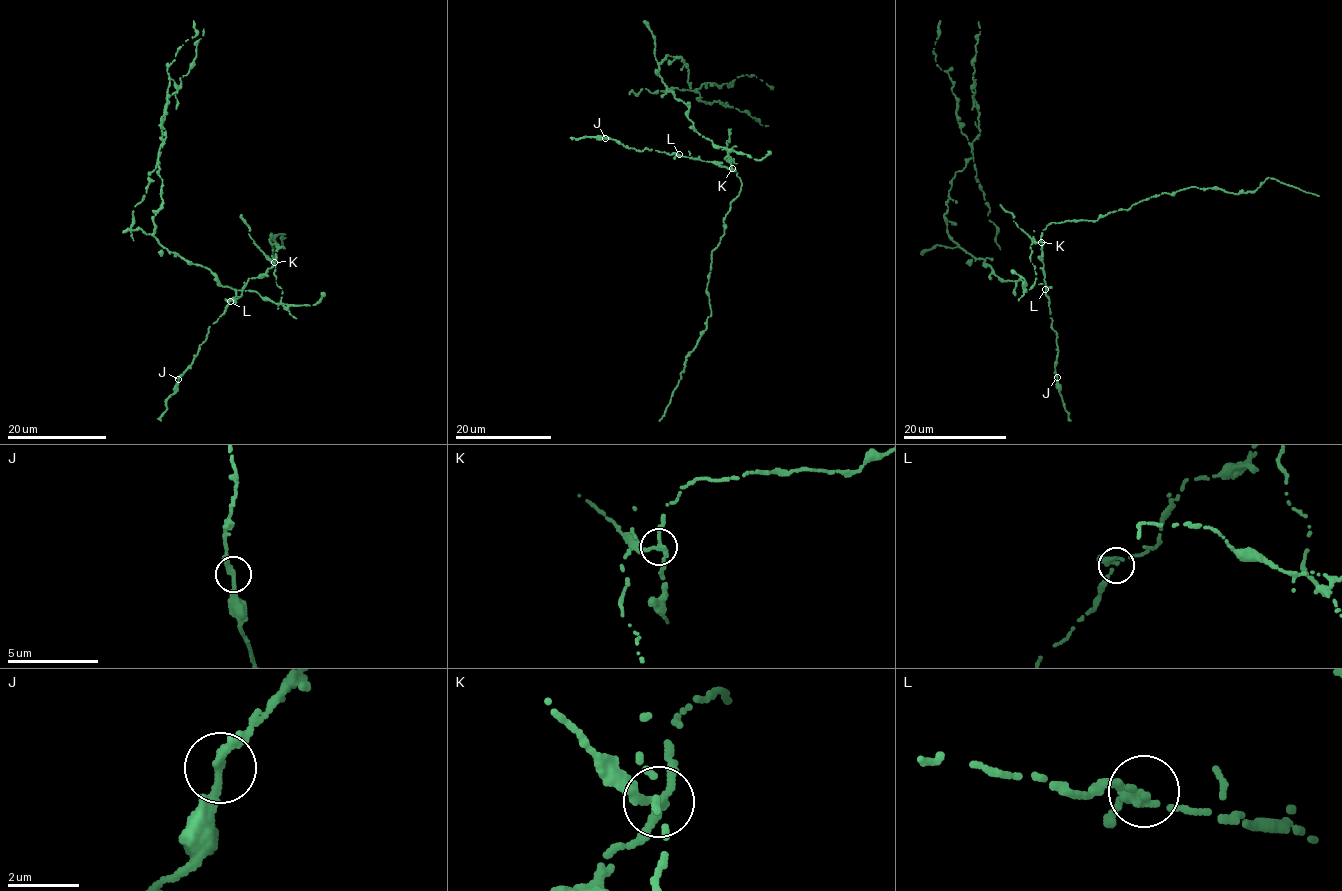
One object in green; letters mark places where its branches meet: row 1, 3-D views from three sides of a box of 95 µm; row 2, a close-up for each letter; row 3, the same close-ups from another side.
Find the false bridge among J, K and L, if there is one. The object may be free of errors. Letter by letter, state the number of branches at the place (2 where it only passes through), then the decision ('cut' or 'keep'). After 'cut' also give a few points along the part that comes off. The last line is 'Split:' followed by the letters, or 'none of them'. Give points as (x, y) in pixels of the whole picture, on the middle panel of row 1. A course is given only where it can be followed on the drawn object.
J: 2 branches meet; keep
K: 3 branches meet; cut; foreign part runs (732, 168), (731, 150), (694, 128), (667, 89), (660, 62), (684, 60), (690, 90), (744, 75), (772, 89)
L: 3 branches meet; keep
Split: K

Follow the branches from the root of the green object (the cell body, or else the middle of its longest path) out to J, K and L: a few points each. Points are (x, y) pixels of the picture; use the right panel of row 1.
J: (1024, 284), (1030, 289), (1035, 283), (1030, 246), (1039, 241), (1051, 327), (1057, 334), (1057, 377)
K: (1024, 284), (1030, 289), (1035, 283), (1030, 246), (1032, 243), (1040, 241)
L: (1024, 284), (1030, 289), (1035, 283), (1030, 246), (1039, 241), (1042, 244), (1045, 289)

